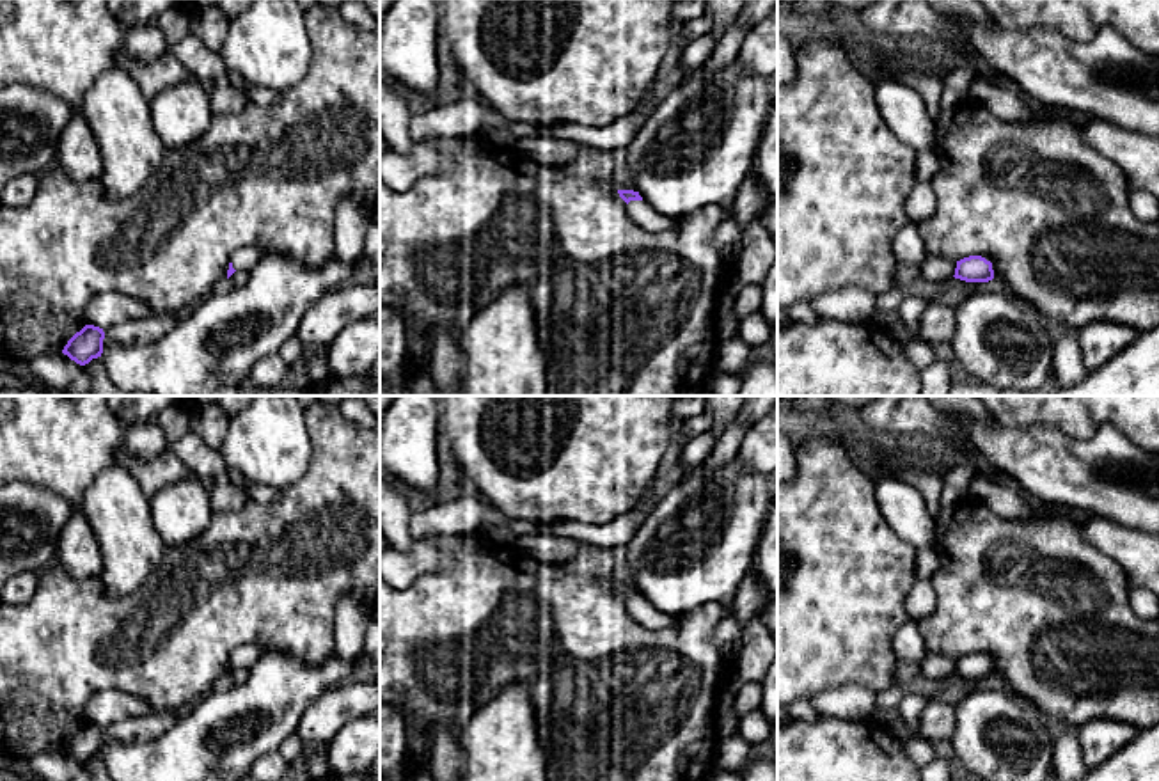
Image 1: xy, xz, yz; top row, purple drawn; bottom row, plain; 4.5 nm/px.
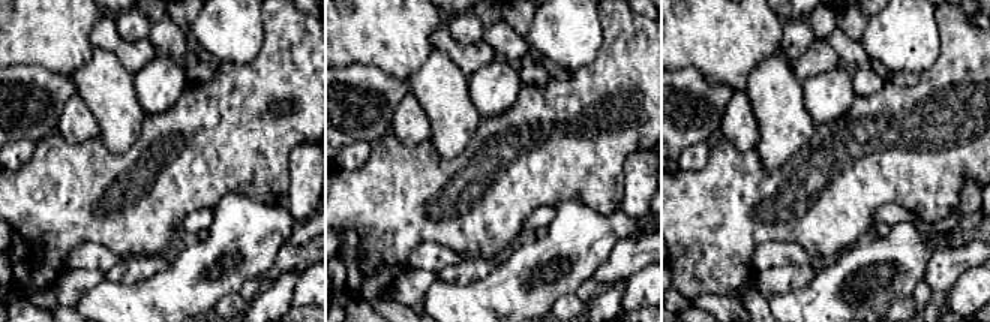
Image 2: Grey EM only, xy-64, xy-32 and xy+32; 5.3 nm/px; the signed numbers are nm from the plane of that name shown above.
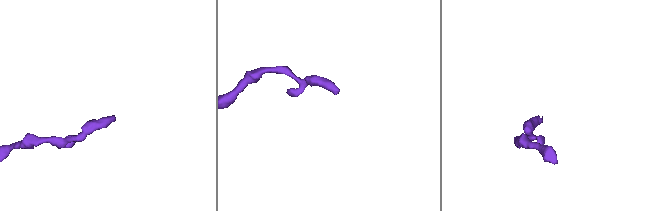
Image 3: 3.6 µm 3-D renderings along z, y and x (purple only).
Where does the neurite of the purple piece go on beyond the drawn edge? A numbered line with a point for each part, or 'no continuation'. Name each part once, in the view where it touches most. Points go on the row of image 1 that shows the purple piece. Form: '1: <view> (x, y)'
1: xz (641, 213)

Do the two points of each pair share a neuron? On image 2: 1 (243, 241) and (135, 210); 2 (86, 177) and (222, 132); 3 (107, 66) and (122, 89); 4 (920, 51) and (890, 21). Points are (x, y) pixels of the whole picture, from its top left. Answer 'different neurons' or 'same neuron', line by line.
1: different neurons
2: same neuron
3: same neuron
4: same neuron

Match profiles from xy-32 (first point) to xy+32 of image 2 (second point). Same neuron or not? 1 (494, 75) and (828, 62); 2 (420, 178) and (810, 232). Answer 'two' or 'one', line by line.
1: two
2: one

